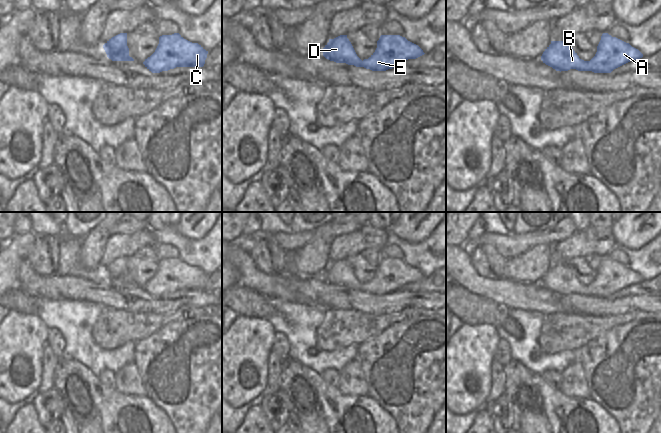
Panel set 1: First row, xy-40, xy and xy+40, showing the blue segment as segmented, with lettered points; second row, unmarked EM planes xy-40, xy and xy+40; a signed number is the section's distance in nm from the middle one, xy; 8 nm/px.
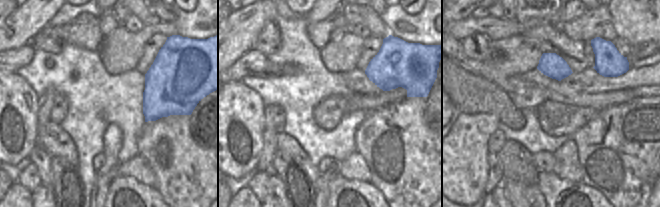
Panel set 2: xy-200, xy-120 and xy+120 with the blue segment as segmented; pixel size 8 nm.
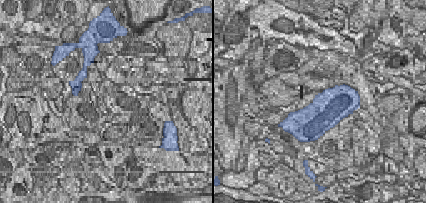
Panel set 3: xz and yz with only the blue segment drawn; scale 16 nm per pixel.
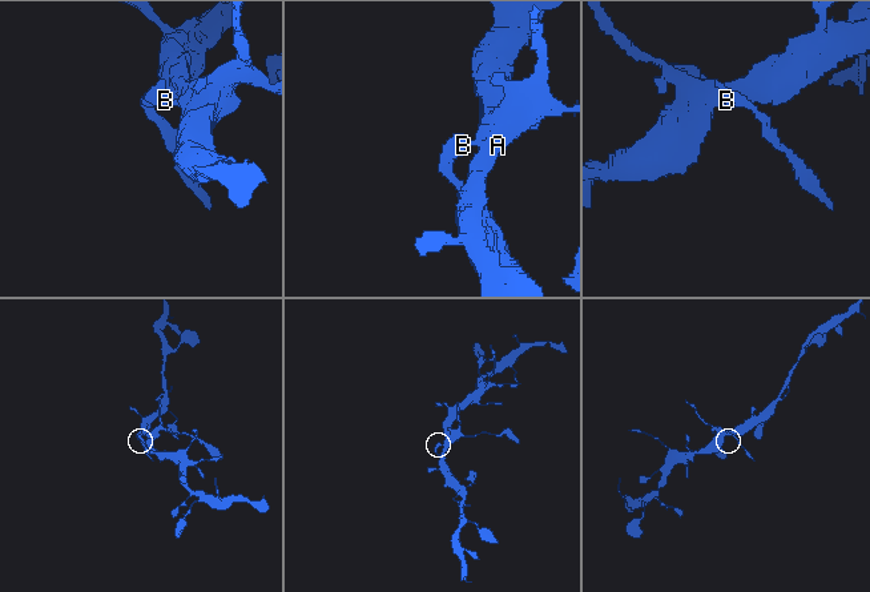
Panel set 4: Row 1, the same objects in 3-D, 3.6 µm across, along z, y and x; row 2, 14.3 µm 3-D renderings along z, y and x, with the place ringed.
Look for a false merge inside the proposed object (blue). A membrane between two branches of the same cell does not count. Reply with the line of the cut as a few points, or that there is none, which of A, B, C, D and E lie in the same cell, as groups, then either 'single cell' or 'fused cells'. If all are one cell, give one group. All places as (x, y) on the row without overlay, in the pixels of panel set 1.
xy+40 (586, 285), (589, 294) | A C E / B D | fused cells

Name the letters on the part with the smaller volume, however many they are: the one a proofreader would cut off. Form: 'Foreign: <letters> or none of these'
Foreign: B, D

